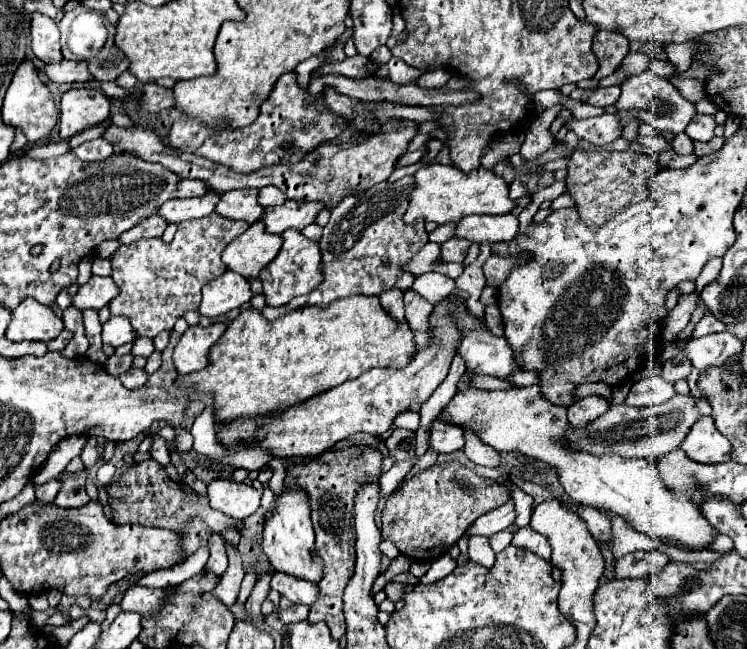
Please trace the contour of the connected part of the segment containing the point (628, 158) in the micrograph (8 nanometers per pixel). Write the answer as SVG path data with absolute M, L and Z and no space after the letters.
M573 151L567 165L567 189L575 197L577 211L589 227L599 227L623 207L649 195L647 179L657 171L657 161L633 151Z

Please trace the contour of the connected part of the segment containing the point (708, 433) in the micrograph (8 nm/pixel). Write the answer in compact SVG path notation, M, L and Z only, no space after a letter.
M703 417L697 421L685 437L681 449L691 461L705 465L725 463L731 459L731 443L717 431L713 417Z

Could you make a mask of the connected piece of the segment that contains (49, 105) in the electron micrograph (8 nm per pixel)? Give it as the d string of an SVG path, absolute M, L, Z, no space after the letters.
M25 59L23 65L19 65L19 69L15 71L15 77L7 89L7 95L3 101L3 121L11 127L21 127L25 137L29 139L29 143L35 143L35 141L47 137L57 123L57 105L51 97L51 91L47 89L45 83L41 83L39 73L29 59Z

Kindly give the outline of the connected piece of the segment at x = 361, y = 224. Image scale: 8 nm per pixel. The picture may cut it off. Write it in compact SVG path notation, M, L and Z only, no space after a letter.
M403 177L395 183L381 181L371 189L355 195L347 195L333 211L329 223L323 227L323 237L319 239L321 255L323 255L323 283L319 289L311 291L305 297L293 299L285 307L269 309L267 305L261 309L265 319L275 319L285 315L291 309L303 305L329 305L339 297L349 295L379 295L385 289L409 289L413 283L413 275L403 271L401 265L409 261L429 239L425 231L425 221L405 223L403 213L409 205L413 177Z

